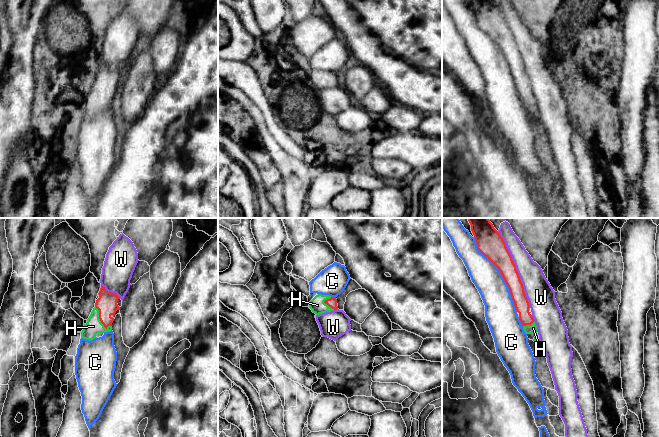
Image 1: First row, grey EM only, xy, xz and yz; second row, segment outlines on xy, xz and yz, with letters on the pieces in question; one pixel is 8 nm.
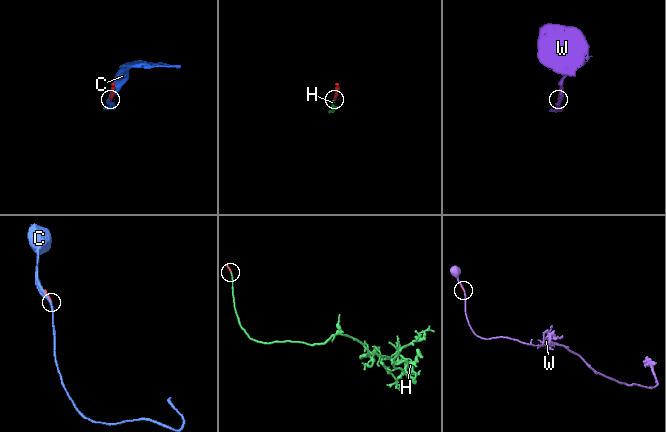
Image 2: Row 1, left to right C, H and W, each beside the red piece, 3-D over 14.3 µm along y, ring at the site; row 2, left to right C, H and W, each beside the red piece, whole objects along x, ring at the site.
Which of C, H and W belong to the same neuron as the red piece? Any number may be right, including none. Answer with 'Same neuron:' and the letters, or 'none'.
Same neuron: H

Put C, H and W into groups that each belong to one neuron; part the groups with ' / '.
C / H / W

